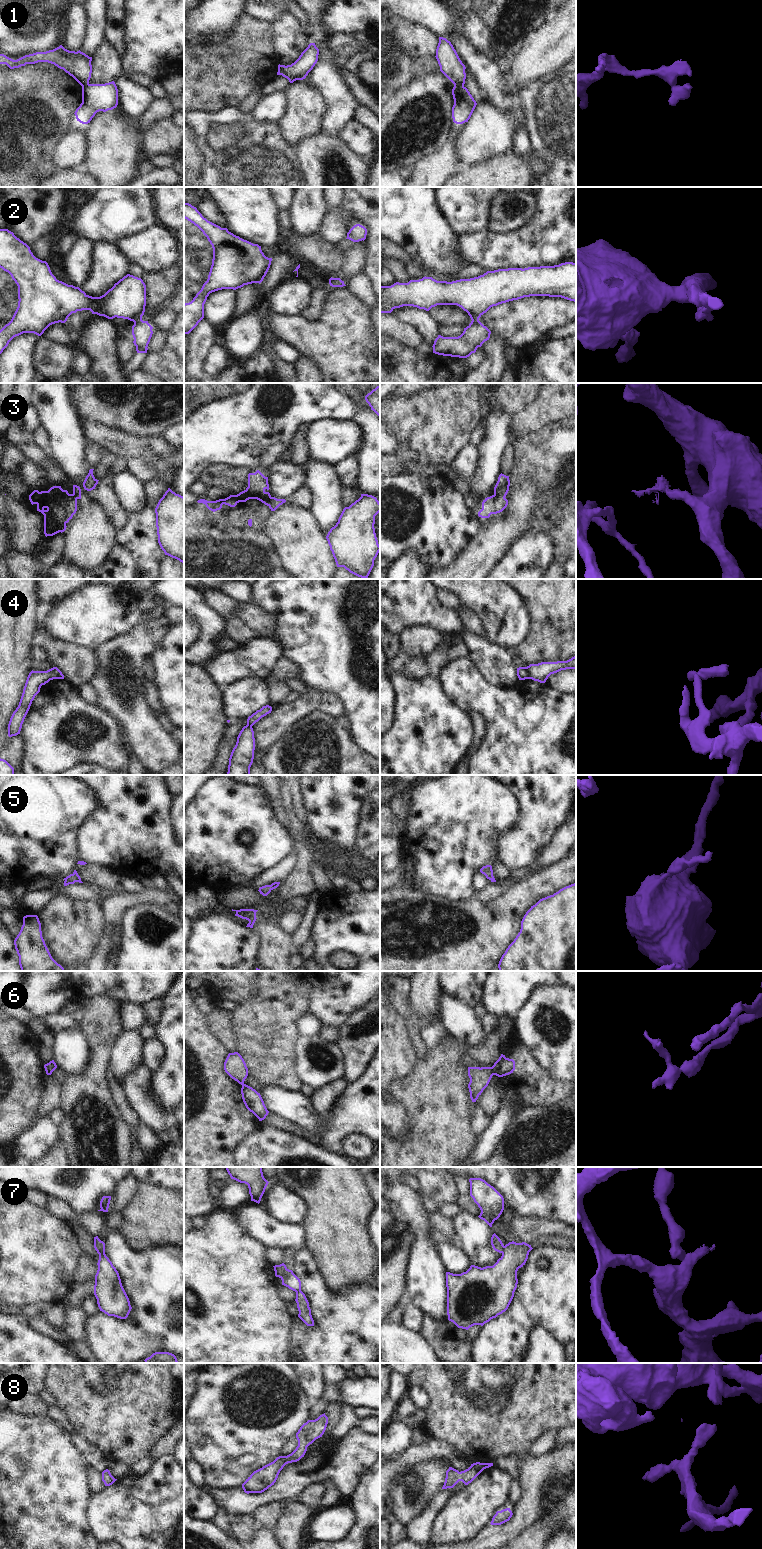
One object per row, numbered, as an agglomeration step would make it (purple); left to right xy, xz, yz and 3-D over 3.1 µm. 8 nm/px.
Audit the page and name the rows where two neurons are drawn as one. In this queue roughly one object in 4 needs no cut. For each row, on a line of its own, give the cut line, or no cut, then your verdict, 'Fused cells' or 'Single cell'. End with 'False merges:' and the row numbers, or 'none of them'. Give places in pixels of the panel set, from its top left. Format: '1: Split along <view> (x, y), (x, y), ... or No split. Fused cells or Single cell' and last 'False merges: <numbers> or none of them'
1: Split along yz (463, 84), (454, 86). Fused cells
2: Split along xy (141, 319), (134, 323). Fused cells
3: Split along yz (494, 494), (504, 498). Fused cells
4: Split along yz (525, 667), (529, 678). Fused cells
5: No split. Single cell
6: Split along yz (490, 1067), (494, 1074). Fused cells
7: Split along xy (104, 1249), (99, 1256). Fused cells
8: No split. Single cell
False merges: 1, 2, 3, 4, 6, 7

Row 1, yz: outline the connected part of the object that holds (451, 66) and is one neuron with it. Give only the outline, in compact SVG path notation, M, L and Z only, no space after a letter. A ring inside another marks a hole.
M439 37L435 57L440 66L440 71L454 84L454 86L465 84L466 67L460 60L451 42L446 38Z

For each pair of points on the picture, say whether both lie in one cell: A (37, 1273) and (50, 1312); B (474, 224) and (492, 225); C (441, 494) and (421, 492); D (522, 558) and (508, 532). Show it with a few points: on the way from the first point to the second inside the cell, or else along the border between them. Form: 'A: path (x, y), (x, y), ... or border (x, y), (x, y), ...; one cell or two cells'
A: border (61, 1301), (38, 1304); two cells
B: border (491, 202), (489, 217), (485, 227); two cells
C: path (436, 497), (426, 497); one cell
D: border (528, 530), (512, 544), (508, 552), (500, 560); two cells

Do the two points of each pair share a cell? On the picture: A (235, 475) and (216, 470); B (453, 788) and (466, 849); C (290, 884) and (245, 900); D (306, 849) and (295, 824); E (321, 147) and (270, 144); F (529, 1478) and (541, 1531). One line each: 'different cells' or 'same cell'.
A: same cell
B: same cell
C: same cell
D: different cells
E: different cells
F: different cells

